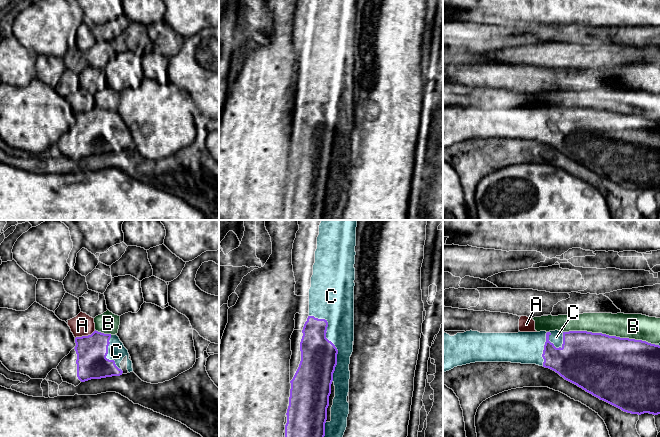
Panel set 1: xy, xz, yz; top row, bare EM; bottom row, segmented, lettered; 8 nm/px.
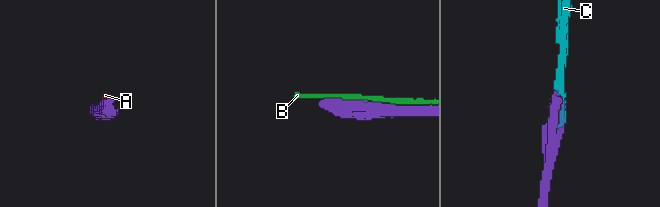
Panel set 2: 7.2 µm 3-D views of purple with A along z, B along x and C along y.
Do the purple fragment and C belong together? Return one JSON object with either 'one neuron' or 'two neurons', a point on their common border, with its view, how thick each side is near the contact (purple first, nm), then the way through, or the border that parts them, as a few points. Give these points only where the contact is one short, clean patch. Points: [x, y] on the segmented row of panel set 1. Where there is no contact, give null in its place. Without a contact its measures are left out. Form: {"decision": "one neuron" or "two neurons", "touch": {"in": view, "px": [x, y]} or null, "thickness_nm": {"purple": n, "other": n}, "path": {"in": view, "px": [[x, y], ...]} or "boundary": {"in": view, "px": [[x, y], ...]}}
{"decision": "one neuron", "touch": {"in": "xz", "px": [331, 342]}, "thickness_nm": {"purple": 280, "other": 240}}

